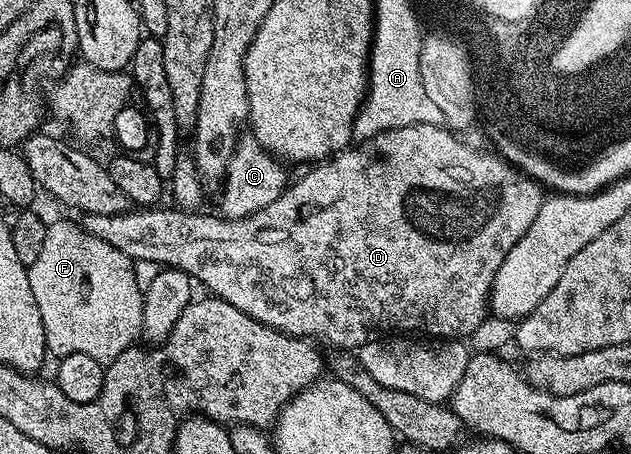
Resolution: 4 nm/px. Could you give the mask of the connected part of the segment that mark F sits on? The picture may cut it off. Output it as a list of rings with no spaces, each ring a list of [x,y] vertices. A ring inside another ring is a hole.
[[[50,222],[46,227],[44,248],[36,264],[29,268],[32,293],[36,296],[36,308],[40,308],[40,320],[44,320],[46,349],[55,359],[72,352],[84,352],[92,360],[109,364],[120,352],[139,341],[142,333],[142,295],[140,282],[134,275],[135,263],[120,248],[114,248],[104,240],[92,236],[75,222]]]

